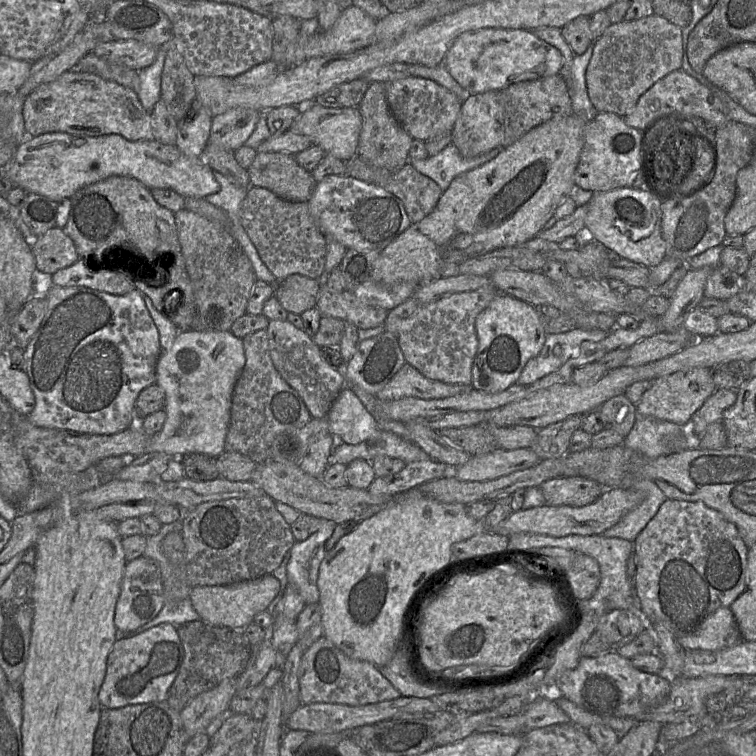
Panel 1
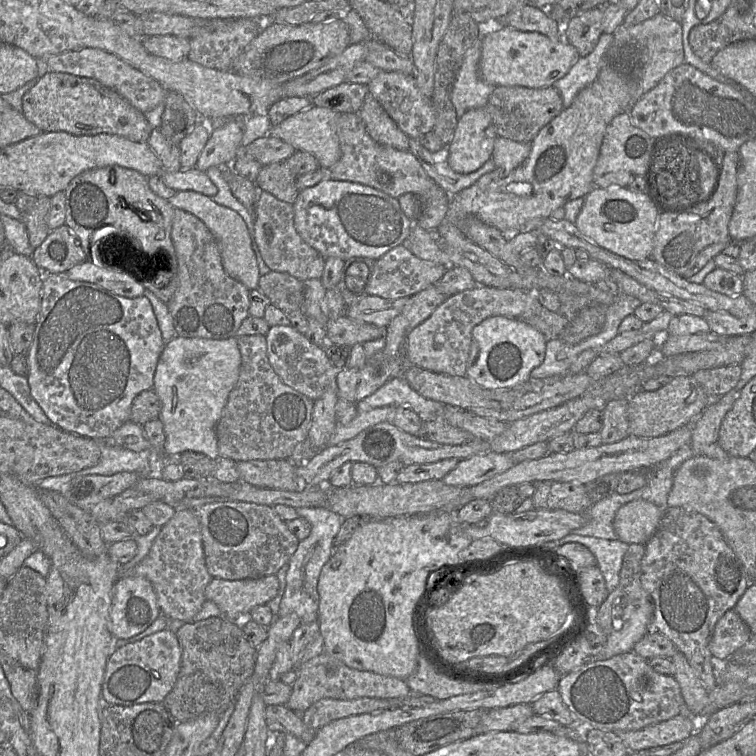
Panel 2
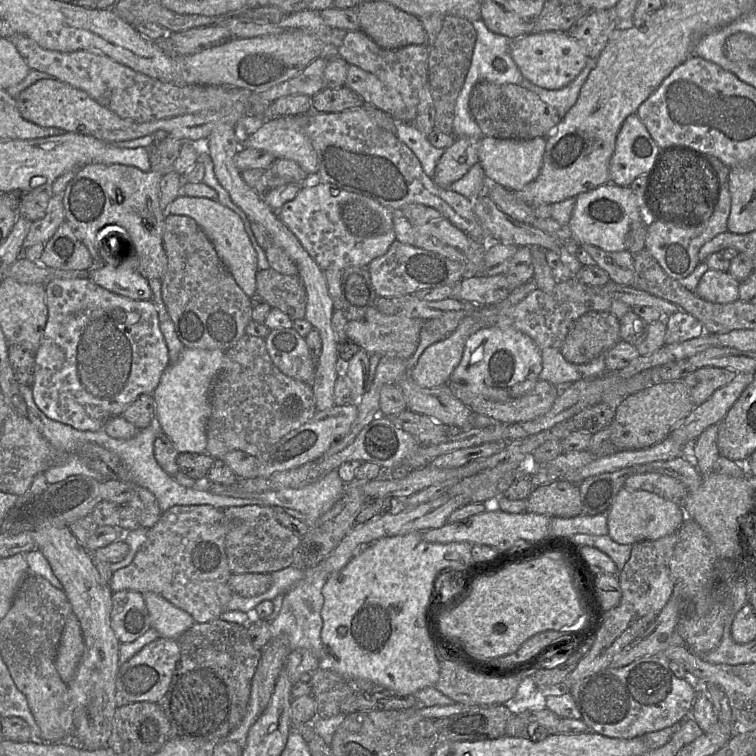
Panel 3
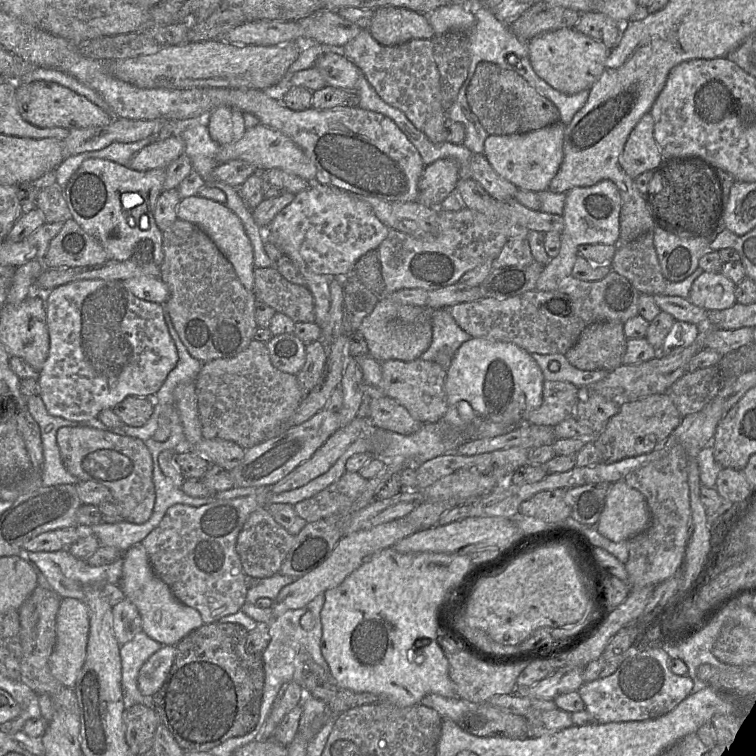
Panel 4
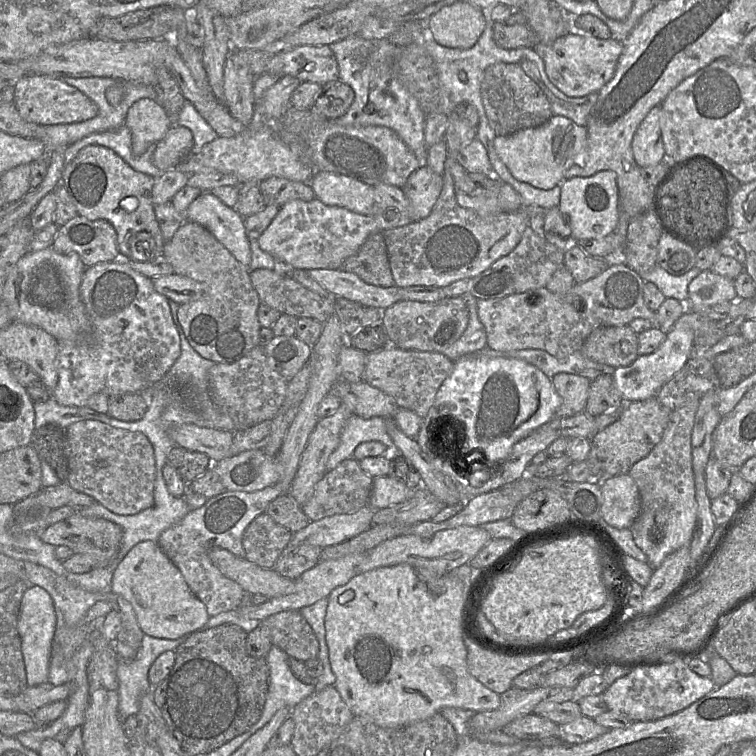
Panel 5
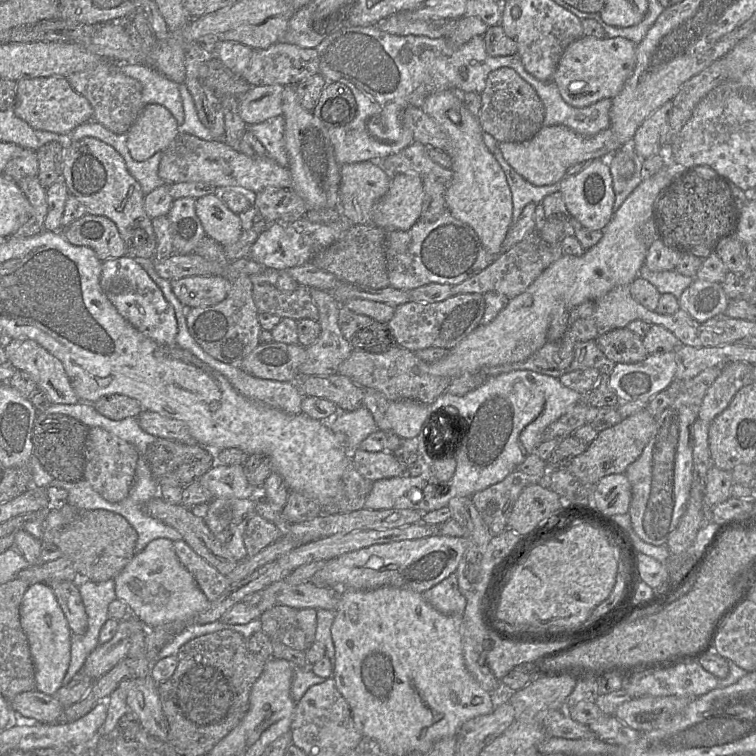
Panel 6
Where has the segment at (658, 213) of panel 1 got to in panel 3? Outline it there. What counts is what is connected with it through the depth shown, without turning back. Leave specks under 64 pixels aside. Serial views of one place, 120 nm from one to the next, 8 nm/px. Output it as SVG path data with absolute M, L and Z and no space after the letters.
M607 183L576 196L568 227L577 245L592 244L607 252L627 250L626 234L631 222L640 216L638 195L630 188Z

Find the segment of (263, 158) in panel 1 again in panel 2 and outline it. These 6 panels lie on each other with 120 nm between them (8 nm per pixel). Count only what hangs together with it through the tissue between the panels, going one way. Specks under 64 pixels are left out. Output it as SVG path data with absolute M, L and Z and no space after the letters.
M285 162L262 166L255 184L260 191L266 191L281 201L293 204L299 194L296 178Z

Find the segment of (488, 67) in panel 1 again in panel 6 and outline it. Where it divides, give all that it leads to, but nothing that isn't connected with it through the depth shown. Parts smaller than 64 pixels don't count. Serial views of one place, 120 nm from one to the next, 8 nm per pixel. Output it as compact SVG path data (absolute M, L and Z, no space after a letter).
M583 35L563 52L552 77L562 98L576 108L588 107L617 96L636 65L636 44L624 37L596 38Z

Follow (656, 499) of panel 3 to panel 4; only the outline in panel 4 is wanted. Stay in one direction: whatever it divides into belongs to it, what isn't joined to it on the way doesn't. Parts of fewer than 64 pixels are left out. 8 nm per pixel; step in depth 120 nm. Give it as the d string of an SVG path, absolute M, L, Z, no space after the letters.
M624 480L612 483L606 496L604 509L596 524L598 532L613 542L629 541L645 531L650 524L651 513L643 494L628 486Z

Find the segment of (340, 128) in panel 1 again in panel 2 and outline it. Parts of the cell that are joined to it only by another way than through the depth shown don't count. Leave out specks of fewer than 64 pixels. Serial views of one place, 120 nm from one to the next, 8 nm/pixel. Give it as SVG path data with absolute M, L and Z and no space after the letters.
M310 106L293 116L288 117L282 123L271 126L267 135L282 139L292 145L296 151L306 151L317 159L321 168L331 168L341 156L340 142L337 135L337 121L340 113L327 108Z

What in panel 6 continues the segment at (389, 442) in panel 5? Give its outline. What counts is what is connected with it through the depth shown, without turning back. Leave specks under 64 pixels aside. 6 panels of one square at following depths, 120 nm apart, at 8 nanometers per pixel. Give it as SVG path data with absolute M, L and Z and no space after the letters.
M365 406L354 411L338 411L330 422L335 433L346 436L346 455L351 461L362 441L378 430L373 415Z

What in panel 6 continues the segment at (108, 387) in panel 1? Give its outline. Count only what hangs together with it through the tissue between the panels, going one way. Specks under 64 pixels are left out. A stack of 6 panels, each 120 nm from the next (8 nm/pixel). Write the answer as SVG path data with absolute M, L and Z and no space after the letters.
M126 255L103 261L100 285L119 314L138 331L160 344L176 343L178 325L175 310L135 257Z

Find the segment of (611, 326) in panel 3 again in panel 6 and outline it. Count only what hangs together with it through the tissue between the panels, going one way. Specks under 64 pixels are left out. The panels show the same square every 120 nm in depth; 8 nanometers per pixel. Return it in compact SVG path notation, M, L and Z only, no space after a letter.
M626 327L606 332L595 341L604 355L614 363L637 363L648 355L642 337Z

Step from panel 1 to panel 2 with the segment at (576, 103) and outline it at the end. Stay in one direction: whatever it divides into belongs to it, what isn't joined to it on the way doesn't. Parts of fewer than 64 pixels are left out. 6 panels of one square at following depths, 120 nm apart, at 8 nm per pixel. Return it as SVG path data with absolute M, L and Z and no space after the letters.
M603 33L594 50L587 56L580 57L569 72L552 85L559 91L564 109L572 104L581 90L596 79L605 61L609 60L612 43L613 35Z

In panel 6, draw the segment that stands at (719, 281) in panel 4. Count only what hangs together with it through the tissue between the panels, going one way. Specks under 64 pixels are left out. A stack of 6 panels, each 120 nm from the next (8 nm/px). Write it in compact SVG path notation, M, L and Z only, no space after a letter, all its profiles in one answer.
M693 279L679 298L680 308L699 322L724 314L730 300L721 284Z

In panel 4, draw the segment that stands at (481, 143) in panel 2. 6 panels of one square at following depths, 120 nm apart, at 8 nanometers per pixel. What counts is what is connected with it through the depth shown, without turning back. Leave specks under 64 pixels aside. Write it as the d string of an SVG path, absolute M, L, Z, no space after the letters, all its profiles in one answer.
M443 158L425 166L418 181L417 202L438 208L450 195L456 193L460 179L460 165L454 158Z

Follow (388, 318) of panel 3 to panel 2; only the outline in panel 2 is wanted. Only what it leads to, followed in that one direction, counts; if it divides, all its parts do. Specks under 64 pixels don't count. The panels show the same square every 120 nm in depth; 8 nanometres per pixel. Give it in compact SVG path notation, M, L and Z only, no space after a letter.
M345 315L329 319L326 324L326 343L353 346L364 342L385 338L385 328L355 321Z

